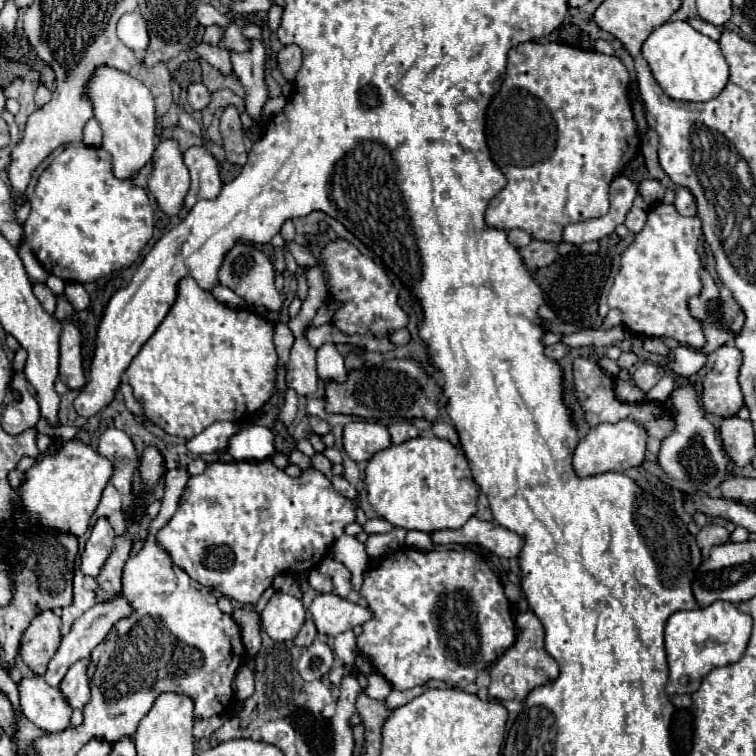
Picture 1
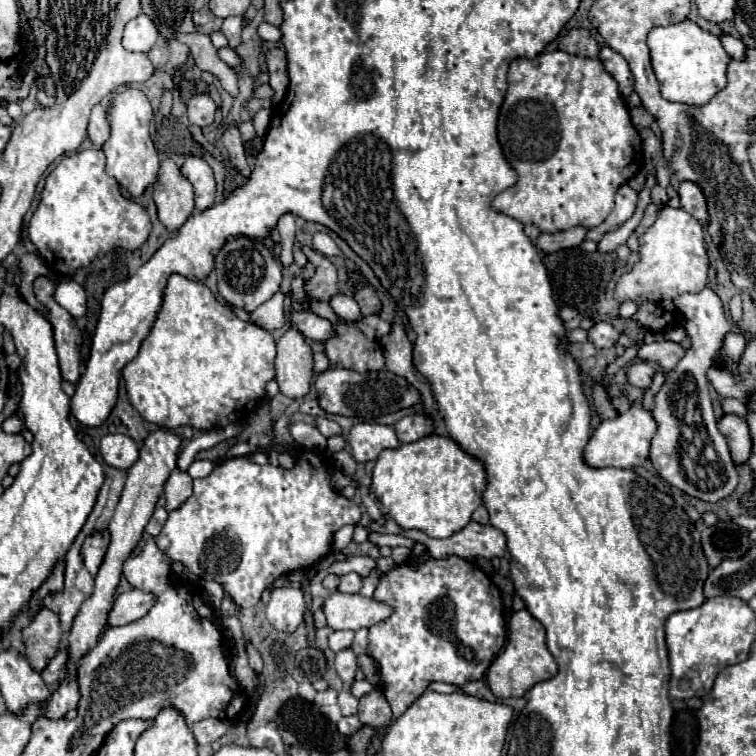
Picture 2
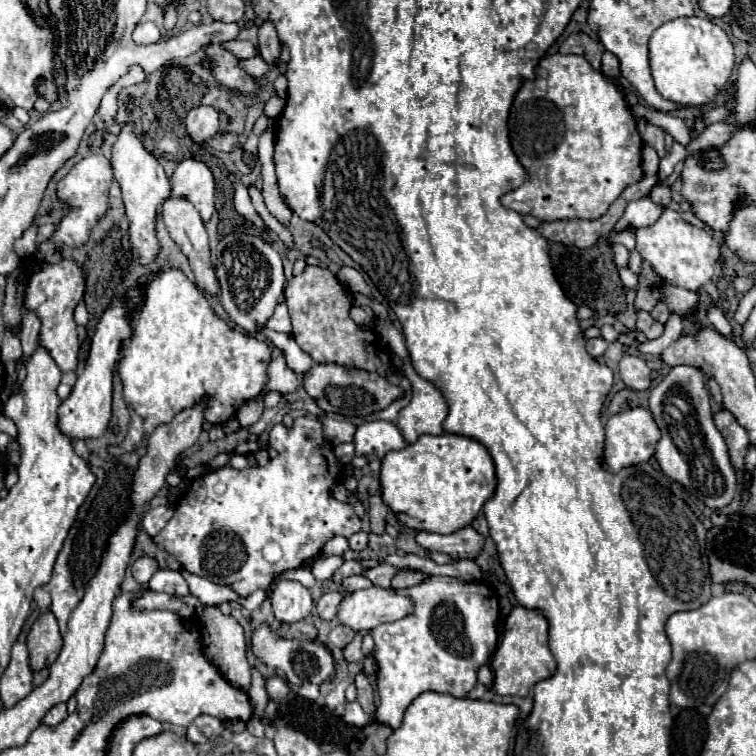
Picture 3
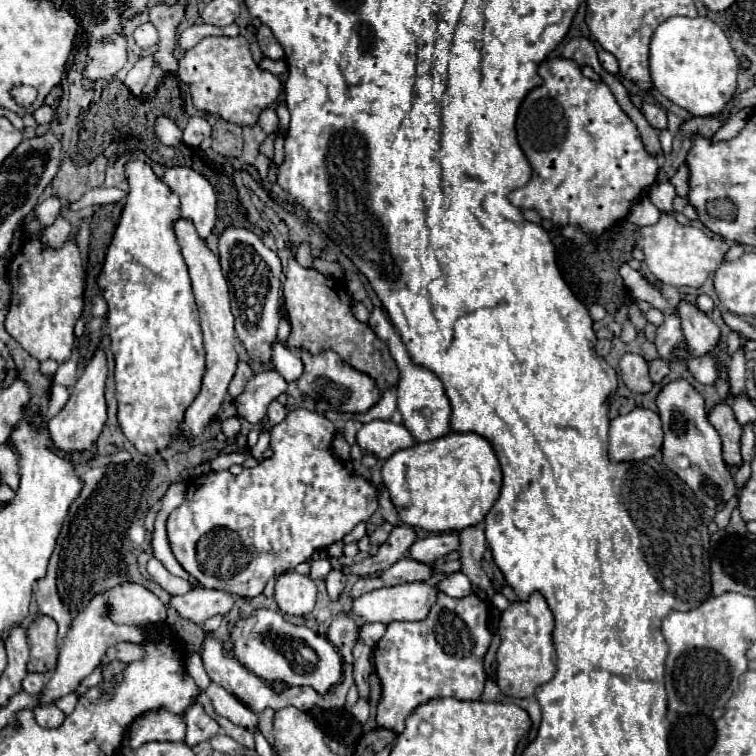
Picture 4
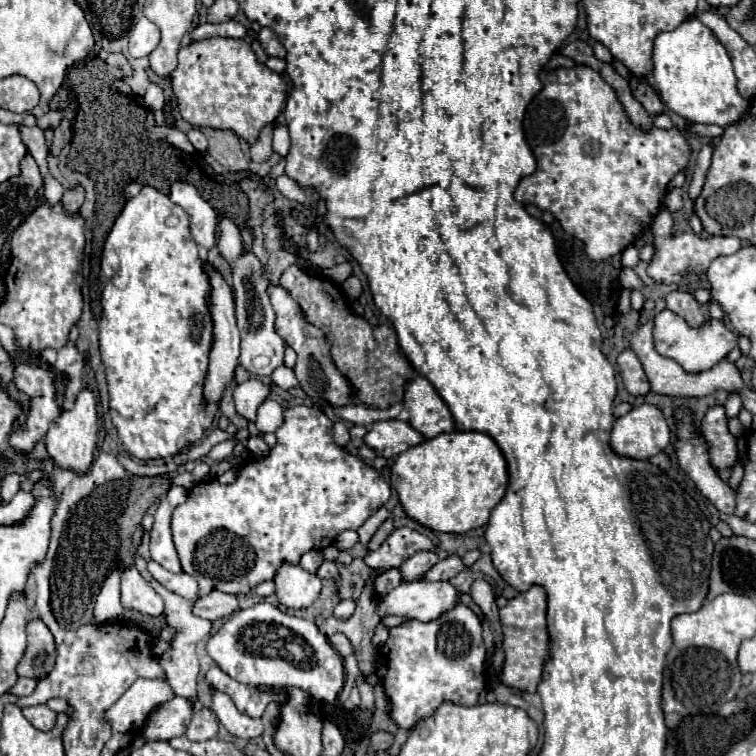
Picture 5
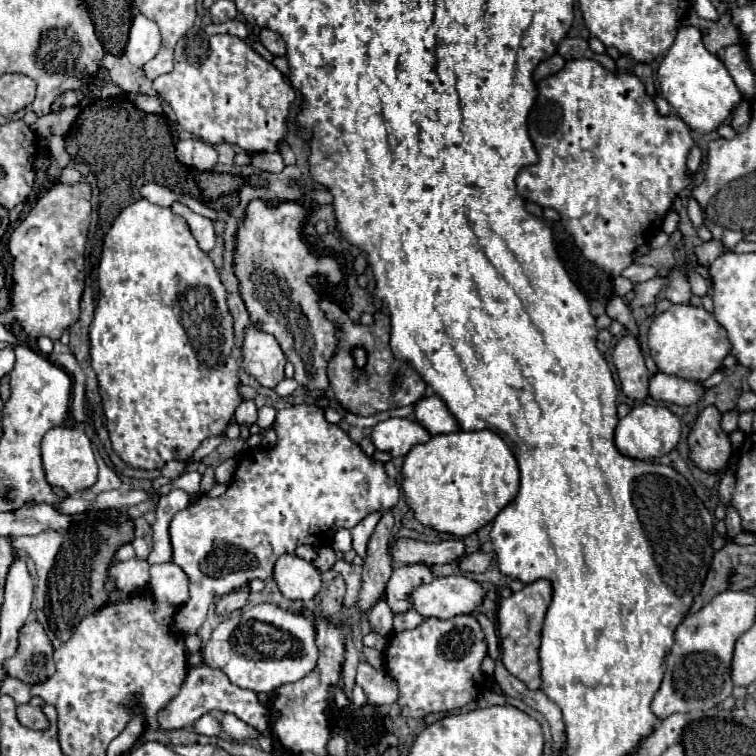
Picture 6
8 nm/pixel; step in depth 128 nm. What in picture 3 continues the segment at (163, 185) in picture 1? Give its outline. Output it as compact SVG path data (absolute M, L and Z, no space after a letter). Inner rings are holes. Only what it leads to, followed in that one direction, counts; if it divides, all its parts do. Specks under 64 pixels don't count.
M170 196L164 204L162 204L162 218L164 218L164 224L172 236L172 240L182 248L182 252L186 254L188 262L190 262L190 268L194 272L194 280L196 280L196 286L200 292L204 292L208 298L212 296L218 296L220 294L220 284L218 284L218 276L216 276L216 270L212 266L212 260L210 260L210 244L208 244L208 234L204 230L204 224L200 220L200 214L196 212L196 208L188 202L188 200L180 200L180 198L174 198Z

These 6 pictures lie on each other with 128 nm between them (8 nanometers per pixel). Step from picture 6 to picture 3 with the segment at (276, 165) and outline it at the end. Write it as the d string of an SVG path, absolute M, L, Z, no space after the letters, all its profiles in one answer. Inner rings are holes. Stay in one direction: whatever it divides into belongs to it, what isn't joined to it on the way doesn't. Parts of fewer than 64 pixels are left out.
M272 96L272 98L266 102L266 106L264 106L264 114L266 114L270 120L276 120L282 110L284 110L284 100L280 100L278 96Z

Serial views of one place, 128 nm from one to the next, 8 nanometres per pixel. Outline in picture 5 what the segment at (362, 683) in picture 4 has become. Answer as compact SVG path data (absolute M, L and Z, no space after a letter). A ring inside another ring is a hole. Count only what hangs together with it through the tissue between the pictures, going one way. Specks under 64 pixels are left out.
M378 568L378 570L372 572L372 578L366 580L366 584L362 588L362 594L356 600L356 612L350 618L340 620L340 618L330 616L320 624L320 630L326 636L332 636L336 632L342 632L344 636L348 636L348 640L356 648L354 656L356 656L356 660L360 664L362 674L372 674L376 670L376 650L372 648L370 640L372 640L376 624L380 622L378 598L376 598L378 594L374 590L374 580L382 572L386 572L386 570Z

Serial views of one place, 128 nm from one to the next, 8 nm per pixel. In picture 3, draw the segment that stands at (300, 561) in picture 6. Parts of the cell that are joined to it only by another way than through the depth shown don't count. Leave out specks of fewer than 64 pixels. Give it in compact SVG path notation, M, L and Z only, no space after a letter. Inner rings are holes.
M280 580L274 586L272 592L272 610L274 616L282 622L298 622L304 620L310 610L312 610L314 602L310 596L310 590L306 586L302 586L296 580Z

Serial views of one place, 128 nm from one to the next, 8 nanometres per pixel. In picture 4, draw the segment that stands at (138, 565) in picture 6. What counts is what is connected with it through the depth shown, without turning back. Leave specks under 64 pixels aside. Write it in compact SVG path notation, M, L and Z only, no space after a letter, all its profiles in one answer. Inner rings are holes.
M124 582L108 592L108 614L116 624L160 624L166 620L166 608L156 594L136 582Z

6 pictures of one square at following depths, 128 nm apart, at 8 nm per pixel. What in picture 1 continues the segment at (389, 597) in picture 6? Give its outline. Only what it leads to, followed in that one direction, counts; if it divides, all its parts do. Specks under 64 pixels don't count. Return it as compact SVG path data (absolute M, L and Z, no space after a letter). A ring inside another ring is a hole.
M472 516L462 528L458 530L444 530L432 534L434 544L464 544L464 546L480 546L500 558L518 556L522 548L520 536L508 532L506 528L498 526L496 522L484 522ZM374 518L364 524L364 532L368 532L368 534L388 534L392 530L394 530L394 526L390 522L386 522L384 518Z

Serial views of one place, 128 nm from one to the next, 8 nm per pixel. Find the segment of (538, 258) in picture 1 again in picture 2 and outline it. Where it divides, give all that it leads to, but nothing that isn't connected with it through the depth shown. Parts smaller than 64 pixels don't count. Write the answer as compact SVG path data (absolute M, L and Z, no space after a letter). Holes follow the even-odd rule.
M574 226L570 230L562 230L562 232L554 232L554 234L548 234L548 232L542 232L536 240L536 246L542 250L542 252L556 252L556 250L564 250L564 248L574 248L574 246L580 246L586 242L586 234L588 234L590 228L584 228L584 226Z

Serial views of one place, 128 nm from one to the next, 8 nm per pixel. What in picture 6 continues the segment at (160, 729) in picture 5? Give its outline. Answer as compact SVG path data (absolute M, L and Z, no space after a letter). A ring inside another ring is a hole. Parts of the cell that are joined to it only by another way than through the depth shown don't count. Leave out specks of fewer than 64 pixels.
M210 666L190 668L190 672L188 672L178 696L172 698L172 704L168 704L168 708L164 708L164 712L160 712L160 726L164 730L188 728L202 714L208 714L212 710L230 712L230 714L238 716L240 720L244 720L246 724L250 724L252 728L256 728L262 734L270 732L270 712L258 702L256 692L248 692L248 690L236 688L234 684L230 684L230 680L228 680L228 676L224 676L224 672L220 672L216 668L210 668Z

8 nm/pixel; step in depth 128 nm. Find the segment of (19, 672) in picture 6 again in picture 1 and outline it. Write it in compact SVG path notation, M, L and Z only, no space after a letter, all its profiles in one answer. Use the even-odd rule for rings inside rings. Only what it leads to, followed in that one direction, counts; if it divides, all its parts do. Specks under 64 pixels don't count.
M40 612L22 636L22 660L38 676L48 668L50 658L60 646L60 618L52 612Z

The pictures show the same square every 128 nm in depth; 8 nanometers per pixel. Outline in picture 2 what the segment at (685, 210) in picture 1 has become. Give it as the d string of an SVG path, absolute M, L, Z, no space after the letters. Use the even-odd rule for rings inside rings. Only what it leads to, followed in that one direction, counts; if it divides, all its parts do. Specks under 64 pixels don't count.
M692 180L680 182L678 194L680 194L682 210L686 210L690 216L694 216L700 222L708 222L710 214L708 214L706 196L704 196L704 190L696 182L692 182Z

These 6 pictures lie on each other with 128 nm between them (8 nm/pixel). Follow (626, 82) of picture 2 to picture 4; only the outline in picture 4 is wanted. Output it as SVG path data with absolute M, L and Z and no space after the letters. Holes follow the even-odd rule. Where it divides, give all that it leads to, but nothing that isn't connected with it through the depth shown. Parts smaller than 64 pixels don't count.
M598 50L598 60L600 60L600 64L608 70L608 72L612 72L612 74L618 74L618 62L616 62L616 58L610 54L610 52L606 52L606 50Z

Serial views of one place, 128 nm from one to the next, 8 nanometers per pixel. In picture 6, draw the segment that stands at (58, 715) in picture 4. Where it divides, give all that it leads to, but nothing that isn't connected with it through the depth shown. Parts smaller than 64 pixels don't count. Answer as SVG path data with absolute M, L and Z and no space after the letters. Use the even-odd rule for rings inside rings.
M22 704L22 706L16 708L16 716L18 716L18 722L22 726L26 726L26 728L32 728L32 730L44 730L44 728L48 728L48 720L42 714L40 706Z

